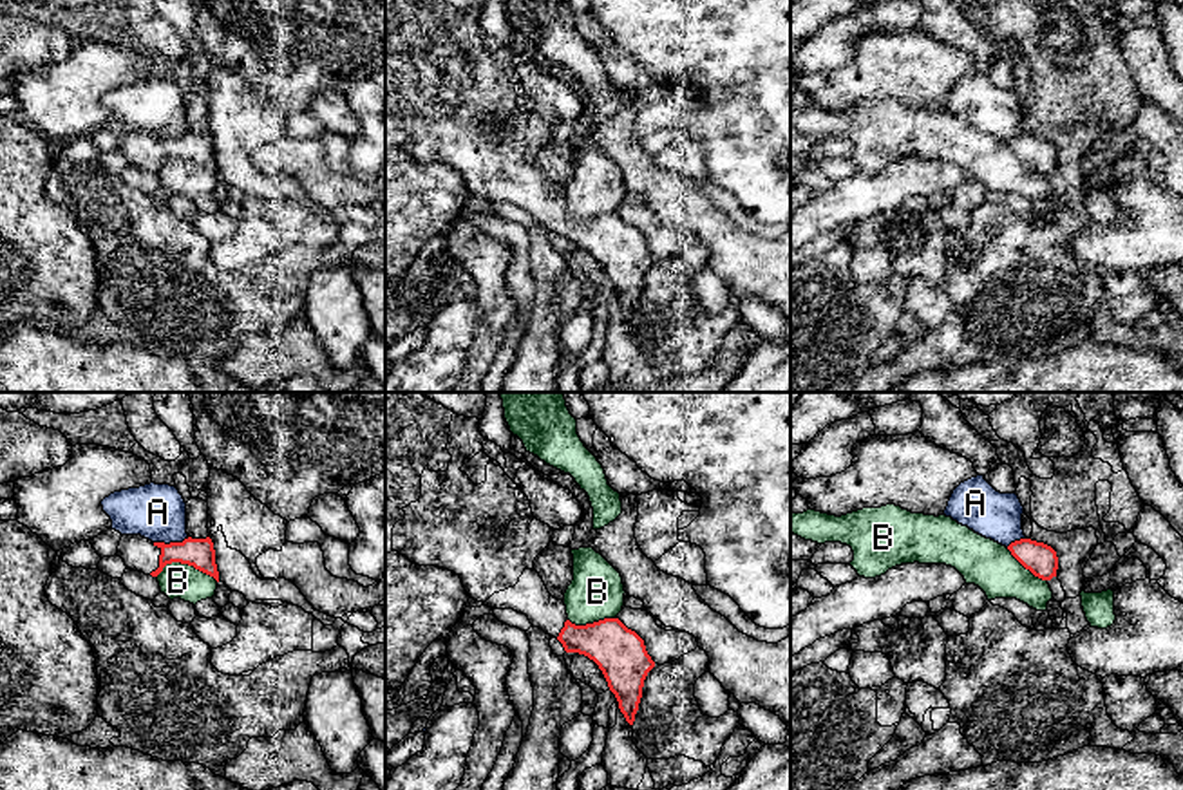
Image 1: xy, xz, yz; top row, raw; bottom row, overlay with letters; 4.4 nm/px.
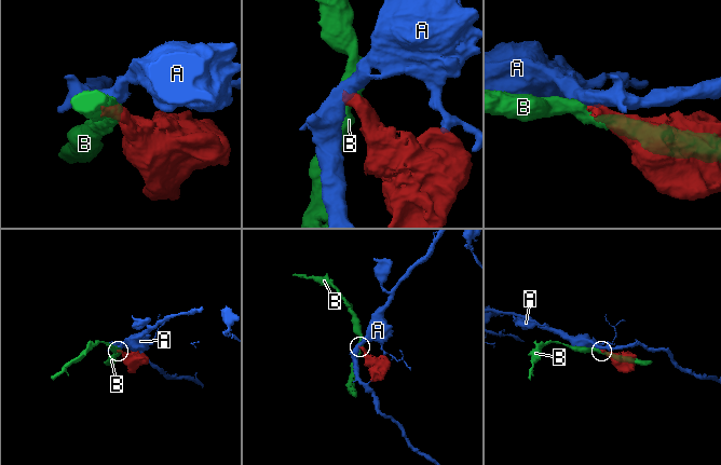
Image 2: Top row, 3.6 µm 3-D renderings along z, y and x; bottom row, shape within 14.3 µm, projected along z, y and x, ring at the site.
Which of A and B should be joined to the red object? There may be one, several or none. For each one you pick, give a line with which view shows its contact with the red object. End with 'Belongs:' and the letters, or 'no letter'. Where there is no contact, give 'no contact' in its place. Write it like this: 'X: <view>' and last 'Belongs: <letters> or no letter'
Belongs: no letter

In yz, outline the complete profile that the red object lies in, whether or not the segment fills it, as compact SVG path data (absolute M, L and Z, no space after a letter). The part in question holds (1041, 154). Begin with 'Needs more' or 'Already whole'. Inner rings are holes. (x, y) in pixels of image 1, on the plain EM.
Already whole. M1020 134L1011 137L1008 145L1035 172L1042 175L1056 172L1058 152L1051 141L1031 134Z

